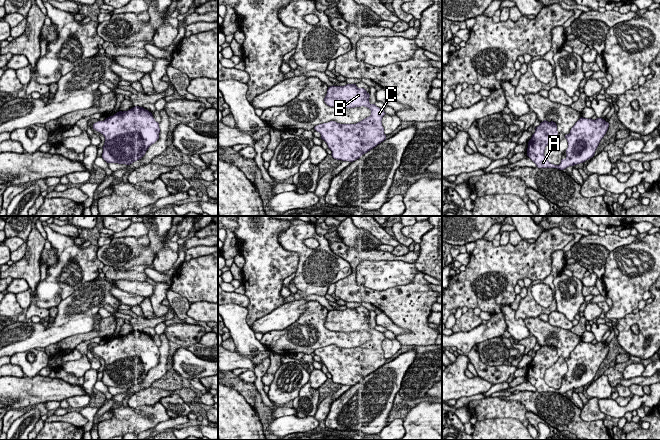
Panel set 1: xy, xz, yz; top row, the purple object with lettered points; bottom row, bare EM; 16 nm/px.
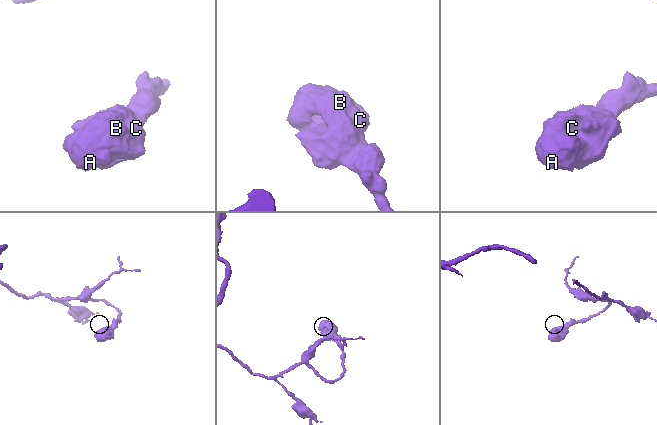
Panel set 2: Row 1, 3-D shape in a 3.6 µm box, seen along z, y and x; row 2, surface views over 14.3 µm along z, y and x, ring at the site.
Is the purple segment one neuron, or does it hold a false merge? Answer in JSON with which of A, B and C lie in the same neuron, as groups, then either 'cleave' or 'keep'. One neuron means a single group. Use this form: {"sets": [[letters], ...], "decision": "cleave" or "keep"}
{"sets": [["A", "B", "C"]], "decision": "keep"}

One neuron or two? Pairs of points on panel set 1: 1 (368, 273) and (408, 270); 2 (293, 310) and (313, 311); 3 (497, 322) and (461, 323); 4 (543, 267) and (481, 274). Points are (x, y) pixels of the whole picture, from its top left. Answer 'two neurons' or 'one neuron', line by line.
1: one neuron
2: two neurons
3: two neurons
4: one neuron

